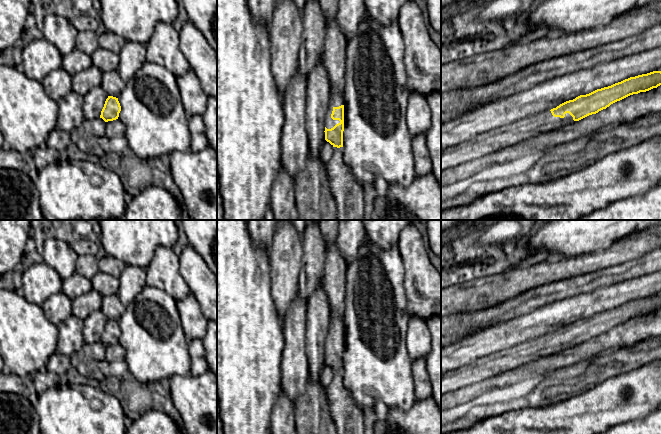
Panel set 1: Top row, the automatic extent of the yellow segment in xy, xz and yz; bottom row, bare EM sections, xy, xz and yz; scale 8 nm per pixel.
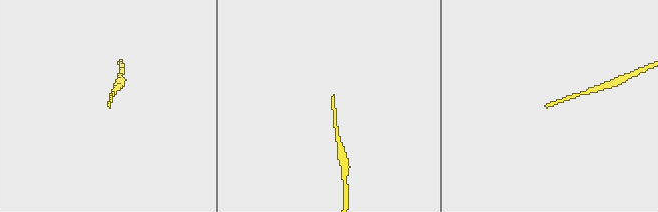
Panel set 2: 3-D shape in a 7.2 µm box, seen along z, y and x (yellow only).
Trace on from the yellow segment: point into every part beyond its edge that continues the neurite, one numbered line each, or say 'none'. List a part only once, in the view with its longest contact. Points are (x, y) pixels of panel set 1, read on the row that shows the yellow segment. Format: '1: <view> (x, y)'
1: xz (336, 99)

